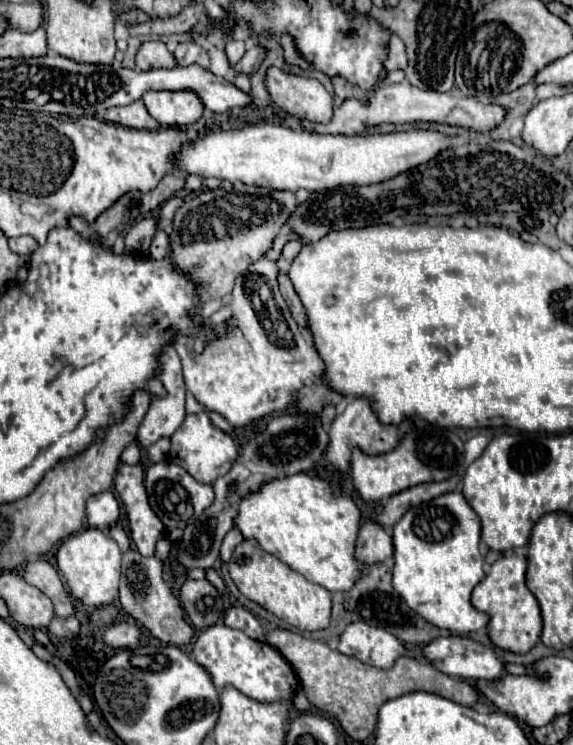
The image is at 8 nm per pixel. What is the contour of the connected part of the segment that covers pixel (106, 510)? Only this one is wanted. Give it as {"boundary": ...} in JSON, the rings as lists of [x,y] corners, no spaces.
{"boundary":[[[112,491],[98,493],[86,501],[86,521],[90,527],[96,529],[108,529],[120,515],[120,507]]]}

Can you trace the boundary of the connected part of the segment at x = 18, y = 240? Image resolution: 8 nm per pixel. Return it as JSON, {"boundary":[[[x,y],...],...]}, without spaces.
{"boundary":[[[14,237],[8,241],[8,245],[18,255],[30,255],[38,247],[38,243],[32,237]]]}

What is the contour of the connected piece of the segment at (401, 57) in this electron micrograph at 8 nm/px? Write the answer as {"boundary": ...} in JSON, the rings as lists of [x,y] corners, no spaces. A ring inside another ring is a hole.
{"boundary":[[[390,35],[390,41],[386,43],[386,59],[384,59],[384,69],[392,71],[392,69],[406,69],[408,59],[404,53],[404,43],[398,35]]]}

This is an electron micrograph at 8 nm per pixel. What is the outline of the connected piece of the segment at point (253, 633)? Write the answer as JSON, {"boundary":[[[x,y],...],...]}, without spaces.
{"boundary":[[[232,607],[226,617],[224,617],[224,623],[230,627],[230,629],[238,629],[242,633],[246,633],[250,639],[256,639],[256,641],[266,641],[266,629],[260,625],[260,621],[244,607]]]}

